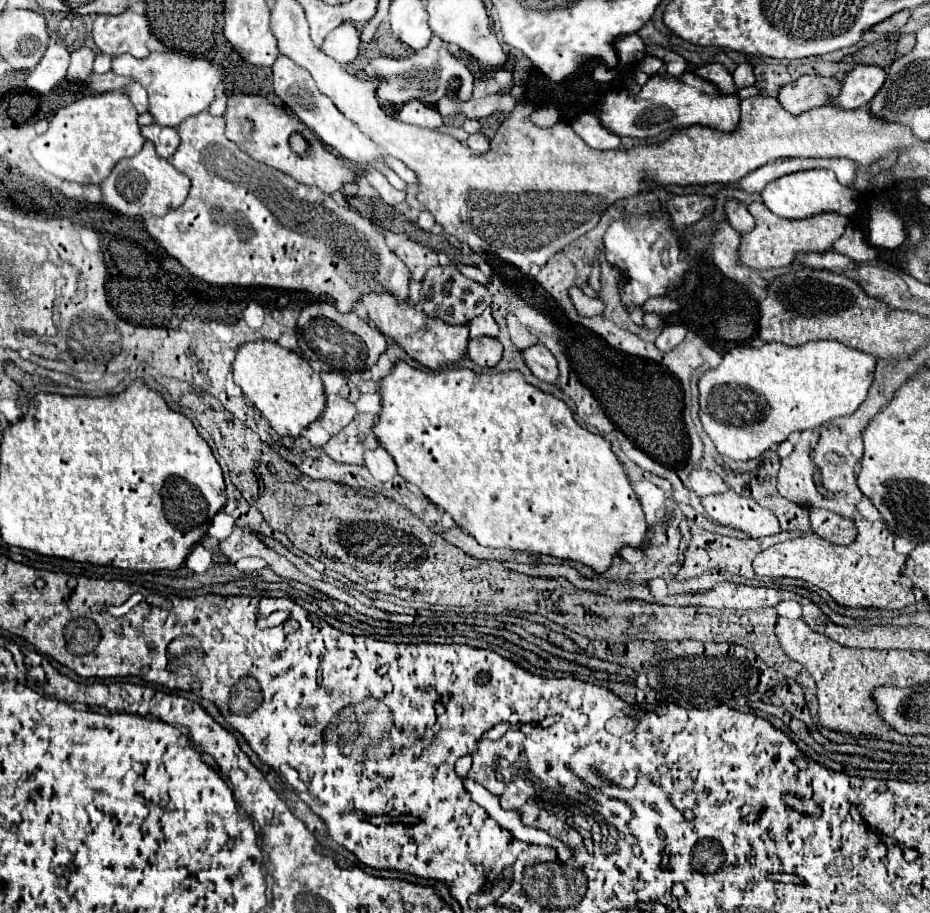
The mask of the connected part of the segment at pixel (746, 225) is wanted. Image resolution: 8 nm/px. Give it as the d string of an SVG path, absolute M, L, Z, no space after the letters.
M727 200L725 202L725 214L727 214L727 222L739 232L745 234L747 230L751 230L755 226L753 216L749 214L747 206L739 200Z

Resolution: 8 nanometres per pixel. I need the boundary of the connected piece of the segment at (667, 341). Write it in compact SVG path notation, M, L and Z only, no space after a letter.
M669 324L669 326L665 326L659 332L659 336L655 340L655 346L659 350L671 350L685 338L685 334L687 334L687 326L683 326L683 324Z

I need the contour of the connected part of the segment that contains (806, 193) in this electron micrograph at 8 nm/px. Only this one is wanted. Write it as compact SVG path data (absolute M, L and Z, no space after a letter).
M807 170L807 172L795 172L777 178L775 182L769 182L761 190L763 204L781 218L805 218L815 216L819 212L839 212L845 216L851 216L857 210L857 192L847 190L845 186L839 186L835 174L829 170Z

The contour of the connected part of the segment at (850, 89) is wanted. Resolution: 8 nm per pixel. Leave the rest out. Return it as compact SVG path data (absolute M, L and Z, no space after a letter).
M879 66L853 68L851 72L845 74L841 94L835 98L835 102L845 110L853 110L869 104L875 98L875 94L881 90L885 76L887 72Z

